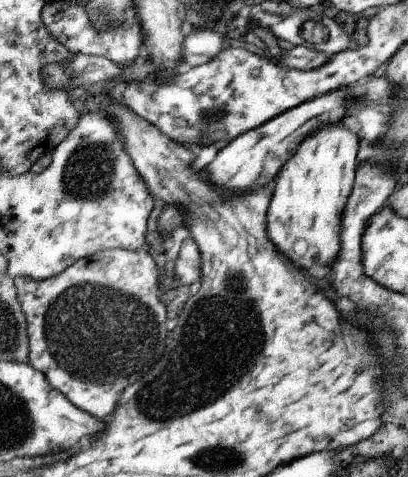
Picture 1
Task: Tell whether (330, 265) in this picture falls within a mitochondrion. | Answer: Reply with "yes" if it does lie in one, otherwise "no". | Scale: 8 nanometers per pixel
no

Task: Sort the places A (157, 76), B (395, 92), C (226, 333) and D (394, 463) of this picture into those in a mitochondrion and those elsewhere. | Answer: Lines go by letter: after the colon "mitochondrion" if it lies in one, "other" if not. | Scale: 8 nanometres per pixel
A: other
B: other
C: mitochondrion
D: other

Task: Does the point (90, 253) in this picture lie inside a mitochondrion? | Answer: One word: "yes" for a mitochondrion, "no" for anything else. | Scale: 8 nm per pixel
no

